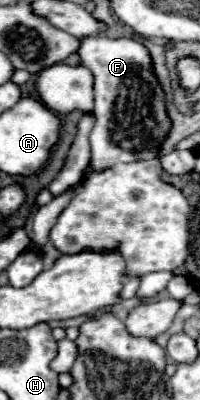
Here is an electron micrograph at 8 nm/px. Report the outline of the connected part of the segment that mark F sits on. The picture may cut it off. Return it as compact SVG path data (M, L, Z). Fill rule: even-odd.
M84 38L78 50L80 60L94 74L94 128L90 132L94 172L104 172L114 164L158 158L160 144L170 132L166 96L152 70L150 50L132 38Z

